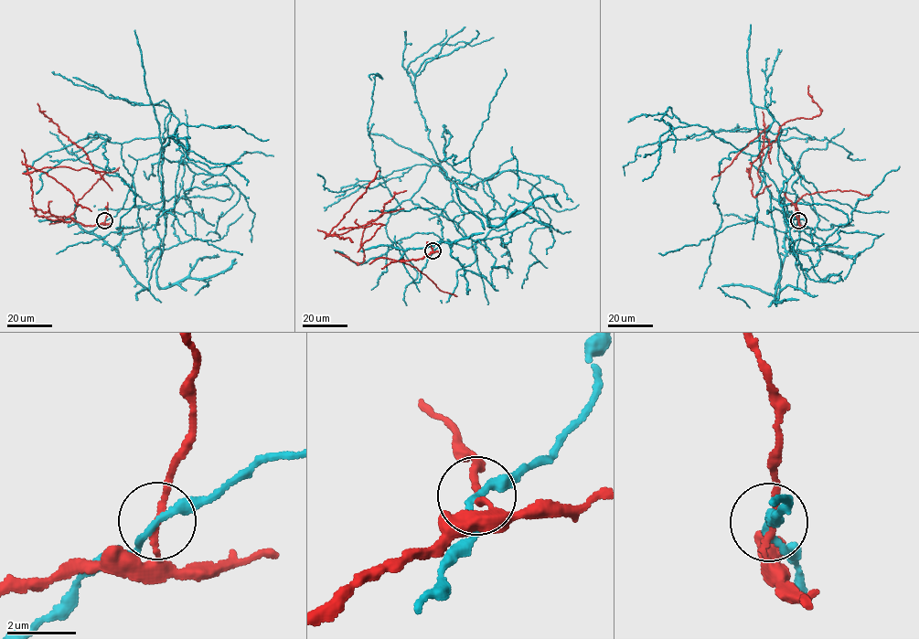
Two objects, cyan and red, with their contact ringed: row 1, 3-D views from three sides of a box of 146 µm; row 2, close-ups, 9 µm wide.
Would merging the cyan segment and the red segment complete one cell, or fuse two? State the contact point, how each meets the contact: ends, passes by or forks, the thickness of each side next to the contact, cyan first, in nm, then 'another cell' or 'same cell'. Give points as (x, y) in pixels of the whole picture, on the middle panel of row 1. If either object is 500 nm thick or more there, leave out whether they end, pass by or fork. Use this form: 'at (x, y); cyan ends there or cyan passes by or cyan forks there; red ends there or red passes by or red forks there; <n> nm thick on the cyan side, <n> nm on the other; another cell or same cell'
at (432, 250); cyan passes by; red passes by; 200 nm thick on the cyan side, 160 nm on the other; another cell

